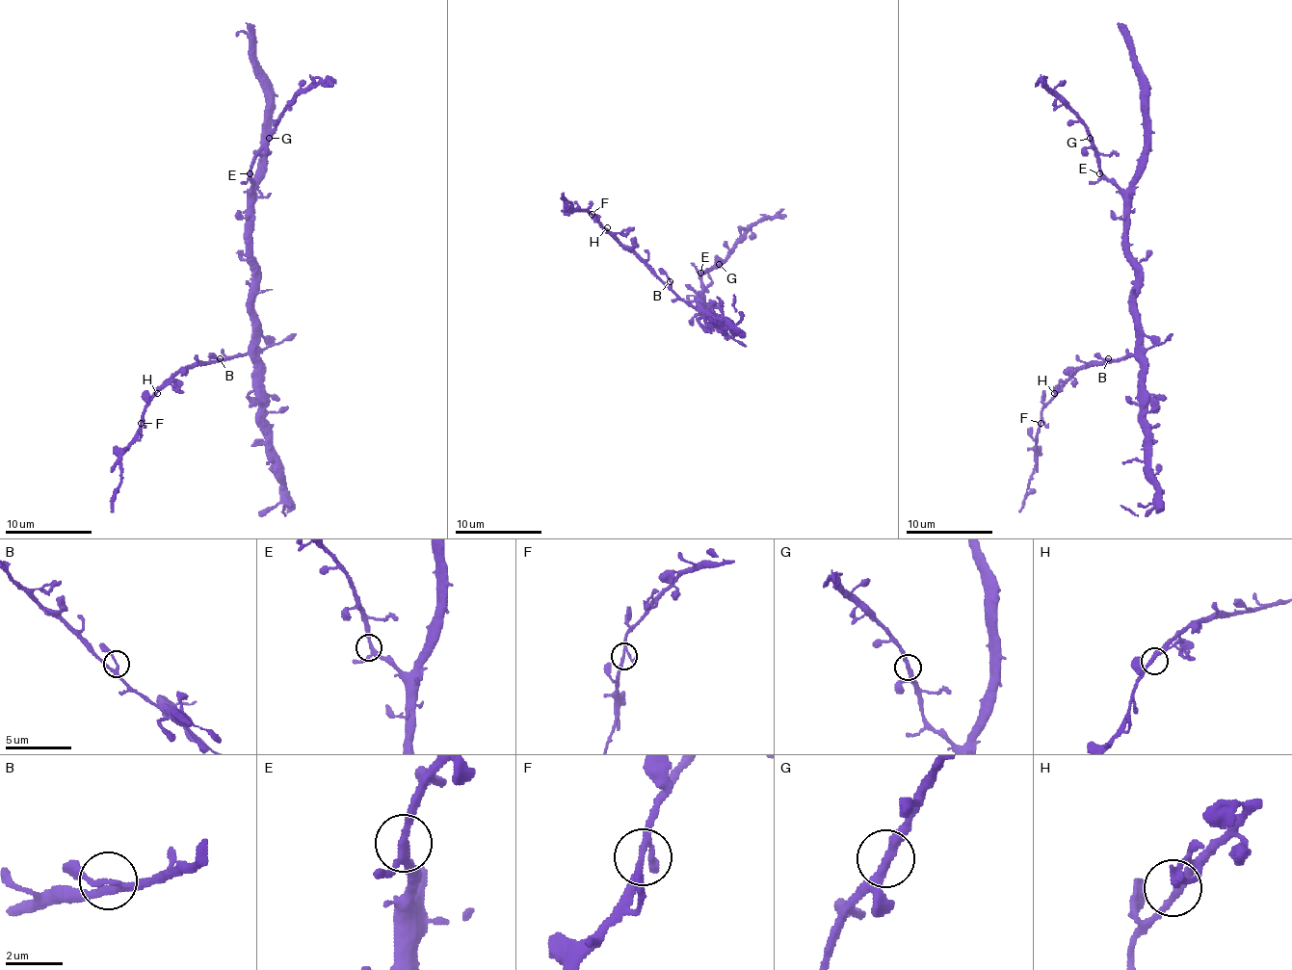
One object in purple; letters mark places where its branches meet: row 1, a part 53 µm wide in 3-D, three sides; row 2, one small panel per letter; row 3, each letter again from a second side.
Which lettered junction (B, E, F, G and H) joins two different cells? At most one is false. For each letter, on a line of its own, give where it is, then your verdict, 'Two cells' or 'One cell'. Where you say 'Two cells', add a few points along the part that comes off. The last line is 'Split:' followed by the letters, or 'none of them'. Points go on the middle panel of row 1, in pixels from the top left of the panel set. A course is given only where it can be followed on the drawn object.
B: Place: (670, 281). One cell
E: Place: (700, 273). One cell
F: Place: (592, 214). One cell
G: Place: (719, 264). One cell
H: Place: (607, 227). One cell
Split: none of them

